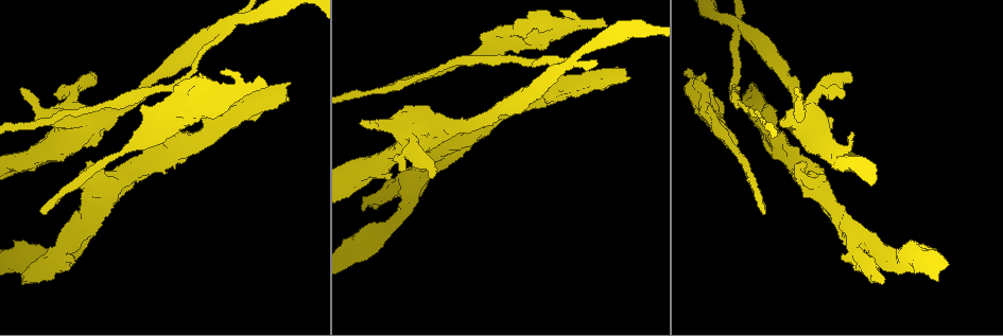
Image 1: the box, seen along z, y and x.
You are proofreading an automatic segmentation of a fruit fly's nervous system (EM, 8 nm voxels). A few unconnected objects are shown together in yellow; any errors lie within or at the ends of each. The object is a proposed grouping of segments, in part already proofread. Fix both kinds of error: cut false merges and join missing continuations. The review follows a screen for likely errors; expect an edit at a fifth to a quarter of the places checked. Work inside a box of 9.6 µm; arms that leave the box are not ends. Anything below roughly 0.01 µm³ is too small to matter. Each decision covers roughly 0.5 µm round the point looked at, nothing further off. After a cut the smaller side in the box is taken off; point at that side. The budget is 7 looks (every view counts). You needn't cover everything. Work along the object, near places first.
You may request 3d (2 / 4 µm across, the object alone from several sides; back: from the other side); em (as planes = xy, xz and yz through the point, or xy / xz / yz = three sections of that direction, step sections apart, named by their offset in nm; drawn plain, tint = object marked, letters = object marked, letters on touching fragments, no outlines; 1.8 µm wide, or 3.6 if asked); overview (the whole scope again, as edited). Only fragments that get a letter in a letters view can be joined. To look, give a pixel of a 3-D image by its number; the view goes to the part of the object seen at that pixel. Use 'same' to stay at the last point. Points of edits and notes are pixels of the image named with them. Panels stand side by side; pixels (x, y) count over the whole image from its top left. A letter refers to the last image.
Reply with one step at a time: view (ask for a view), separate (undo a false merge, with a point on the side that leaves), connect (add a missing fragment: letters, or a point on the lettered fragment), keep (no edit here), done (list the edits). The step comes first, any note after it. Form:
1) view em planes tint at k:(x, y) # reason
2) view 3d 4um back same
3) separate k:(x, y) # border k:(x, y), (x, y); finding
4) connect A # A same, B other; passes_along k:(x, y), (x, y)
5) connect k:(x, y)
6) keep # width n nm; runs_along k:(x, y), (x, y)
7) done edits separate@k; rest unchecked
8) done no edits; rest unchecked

view 3d 4um at 1:(807, 119) # calibre changes

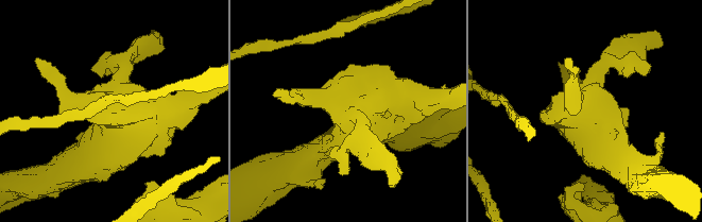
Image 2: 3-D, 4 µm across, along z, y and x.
view em 3.6um xz step 8 letters at 2:(590, 112)

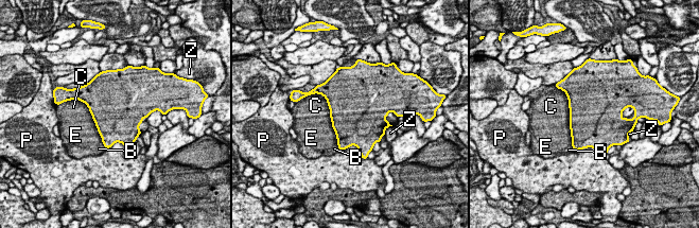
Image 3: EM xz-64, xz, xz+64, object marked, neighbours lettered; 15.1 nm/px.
keep # width 800 nm; B other, C other, E other, P other, Z other; border 3:(561, 89), (568, 99), (572, 138); continuous, no second neuron

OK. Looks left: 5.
view 3d 2um at 1:(743, 29) # calibre changes

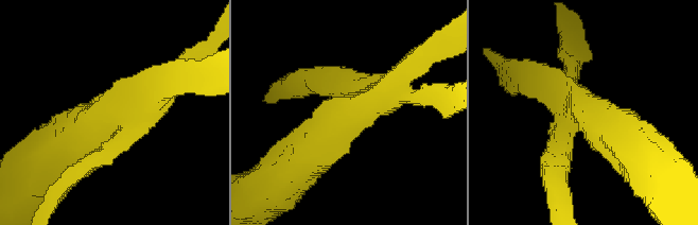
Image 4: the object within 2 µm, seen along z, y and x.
view em xz step 4 plain at 4:(351, 112) # arms 3

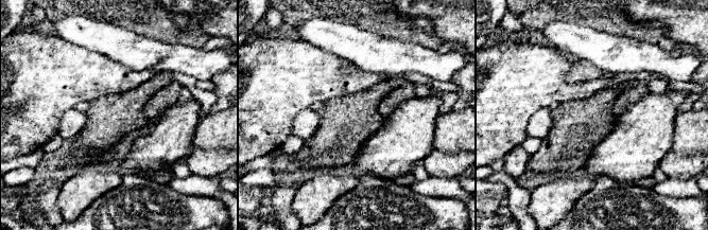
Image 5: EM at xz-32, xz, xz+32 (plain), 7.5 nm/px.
view em xz step 4 letters same # see the neighbours

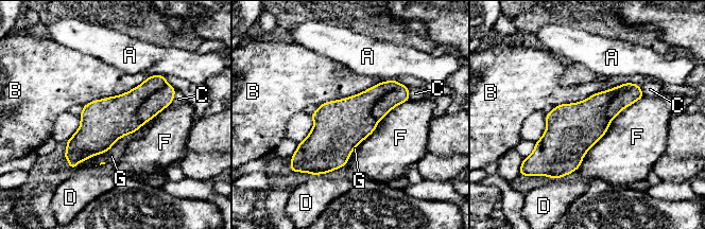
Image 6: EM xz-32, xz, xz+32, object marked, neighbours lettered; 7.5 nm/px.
separate 6:(155, 103) # A other, B other, C other, D other, F other, G other; border 6:(166, 84), (139, 106), (142, 122); a second neuron is stuck on

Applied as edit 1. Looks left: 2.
view em planes tint at 1:(617, 76) # calibre changes

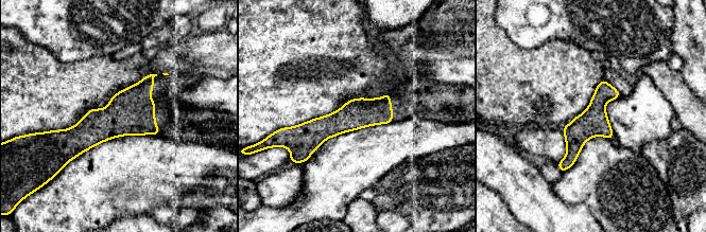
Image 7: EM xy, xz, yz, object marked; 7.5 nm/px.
view em planes letters same # what lies round it

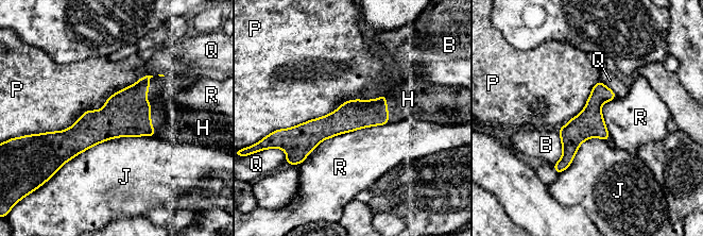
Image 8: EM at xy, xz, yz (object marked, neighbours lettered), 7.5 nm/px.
connect 8:(167, 127) # B other, H same, J other, P other, Q other, R other; passes_along 8:(126, 113), (150, 106), (167, 127); the neuron continues

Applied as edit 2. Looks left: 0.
done edits separate@6, connect@8; rest unchecked

